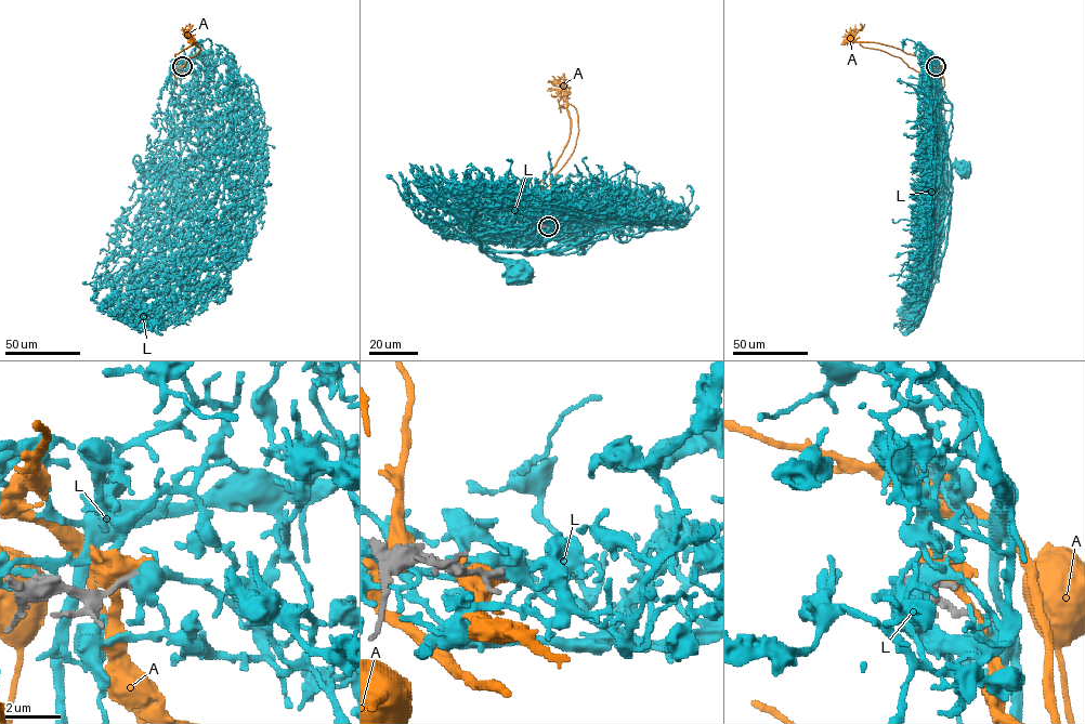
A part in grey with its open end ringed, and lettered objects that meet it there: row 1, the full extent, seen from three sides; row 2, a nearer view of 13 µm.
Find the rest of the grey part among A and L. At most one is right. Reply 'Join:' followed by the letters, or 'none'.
Join: L

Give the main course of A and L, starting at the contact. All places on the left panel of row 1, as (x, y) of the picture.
A: (181, 67), (184, 78), (174, 54), (196, 42), (200, 49), (198, 52), (174, 71), (177, 87), (174, 65)
L: (182, 67), (195, 79), (195, 110), (205, 139), (199, 155), (177, 179), (154, 176), (149, 169), (166, 171)

